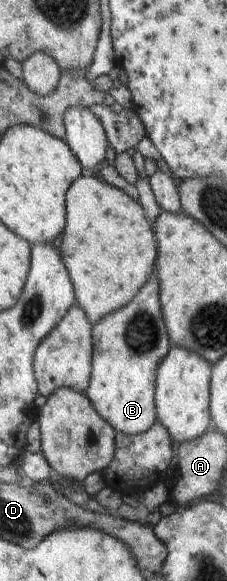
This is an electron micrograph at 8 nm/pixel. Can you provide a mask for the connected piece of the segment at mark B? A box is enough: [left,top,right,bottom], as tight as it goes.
[84,266,170,435]

